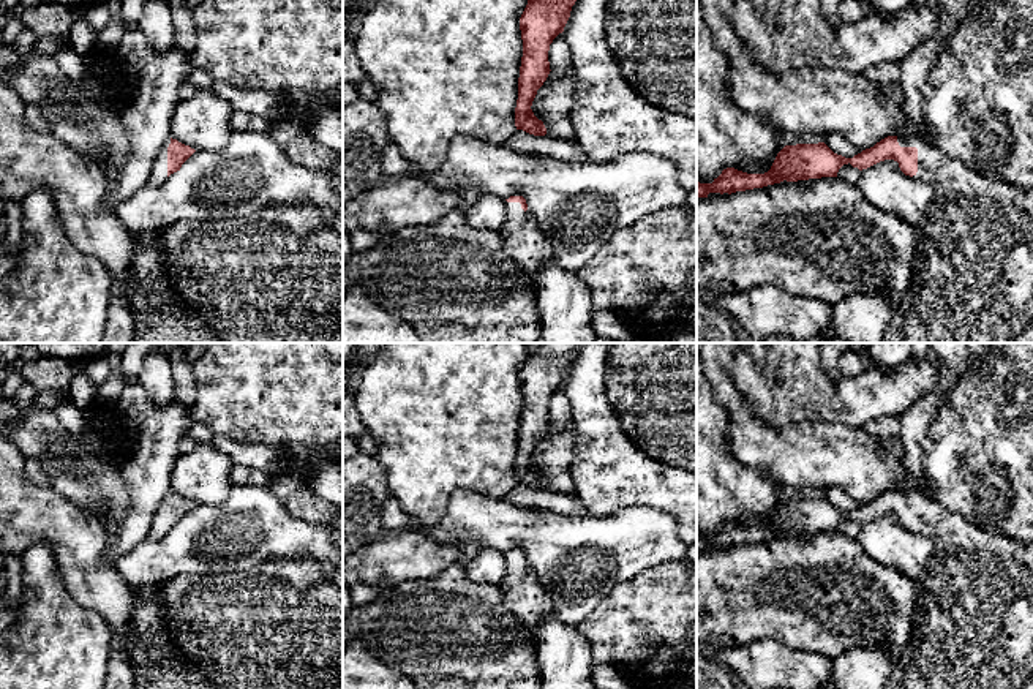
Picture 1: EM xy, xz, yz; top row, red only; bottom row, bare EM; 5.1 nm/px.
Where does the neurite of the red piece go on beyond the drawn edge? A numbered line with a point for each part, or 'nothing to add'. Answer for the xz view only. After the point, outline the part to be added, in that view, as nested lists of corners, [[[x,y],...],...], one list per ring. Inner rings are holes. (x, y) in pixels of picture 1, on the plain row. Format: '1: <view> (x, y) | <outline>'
1: xz (523, 598) | [[[505,555],[505,574],[499,586],[505,608],[531,631],[535,631],[553,612],[550,596],[539,586],[532,569],[524,566],[520,556]]]

